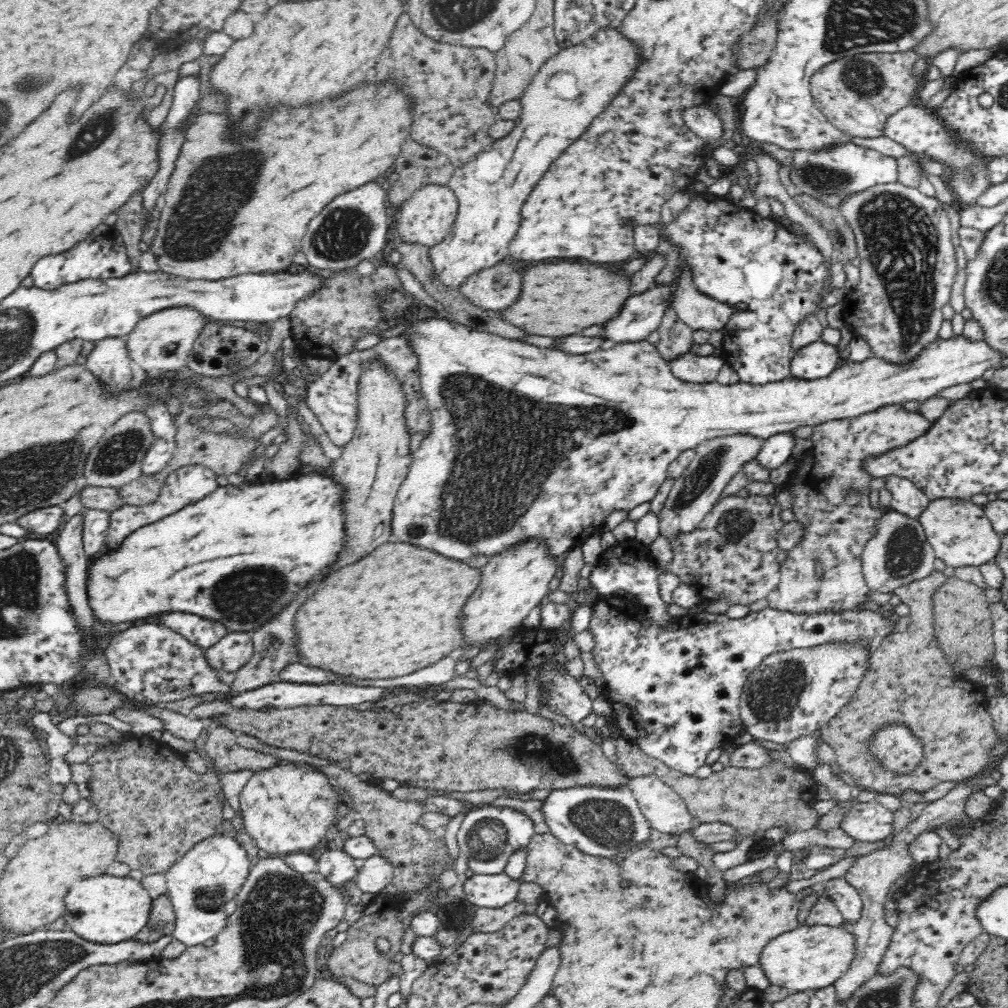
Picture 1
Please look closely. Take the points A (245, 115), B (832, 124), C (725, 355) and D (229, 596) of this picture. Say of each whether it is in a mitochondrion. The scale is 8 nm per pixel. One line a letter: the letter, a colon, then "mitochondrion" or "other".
A: mitochondrion
B: other
C: other
D: mitochondrion

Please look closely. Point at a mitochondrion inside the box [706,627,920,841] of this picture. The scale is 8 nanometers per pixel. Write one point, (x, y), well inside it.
(774, 694)

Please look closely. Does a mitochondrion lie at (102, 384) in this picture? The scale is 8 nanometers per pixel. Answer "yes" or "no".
no

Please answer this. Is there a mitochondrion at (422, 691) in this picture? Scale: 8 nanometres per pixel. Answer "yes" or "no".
no

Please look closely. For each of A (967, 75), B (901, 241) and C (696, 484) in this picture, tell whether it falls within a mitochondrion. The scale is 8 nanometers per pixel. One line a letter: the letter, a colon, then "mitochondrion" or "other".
A: other
B: mitochondrion
C: mitochondrion

